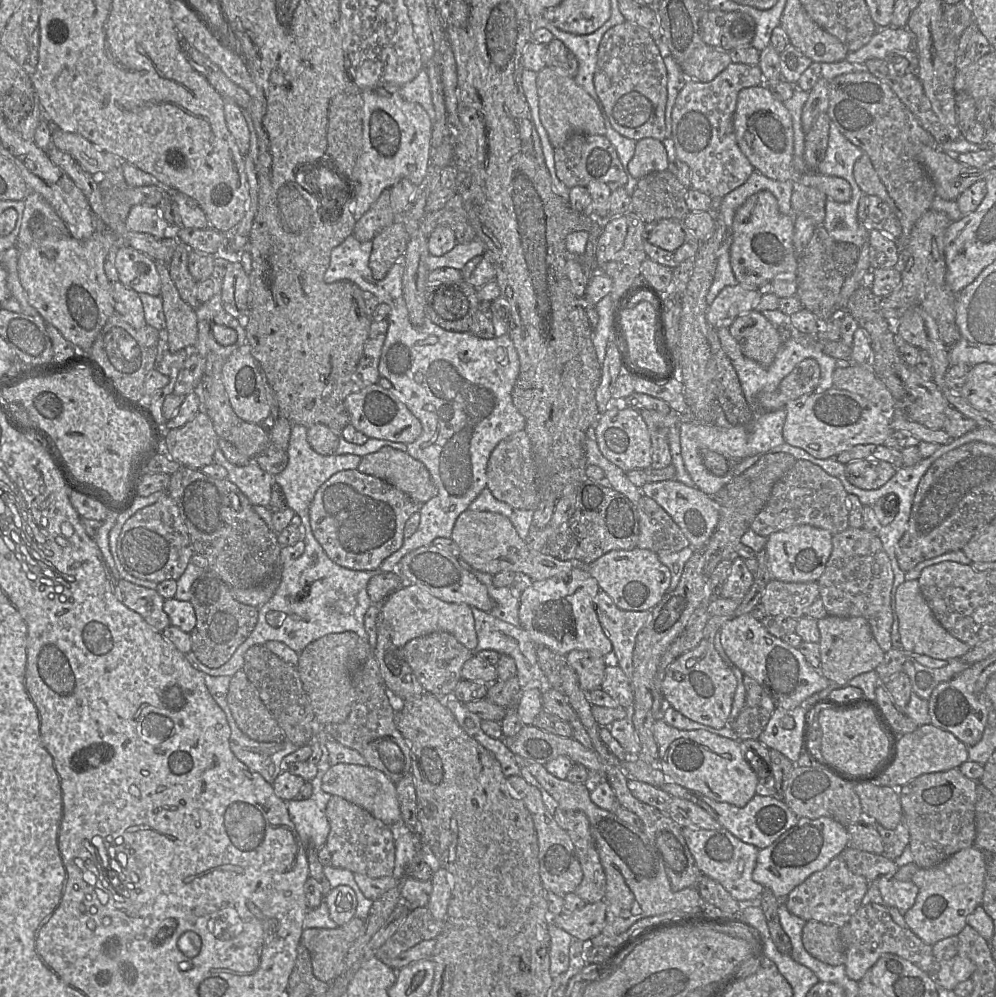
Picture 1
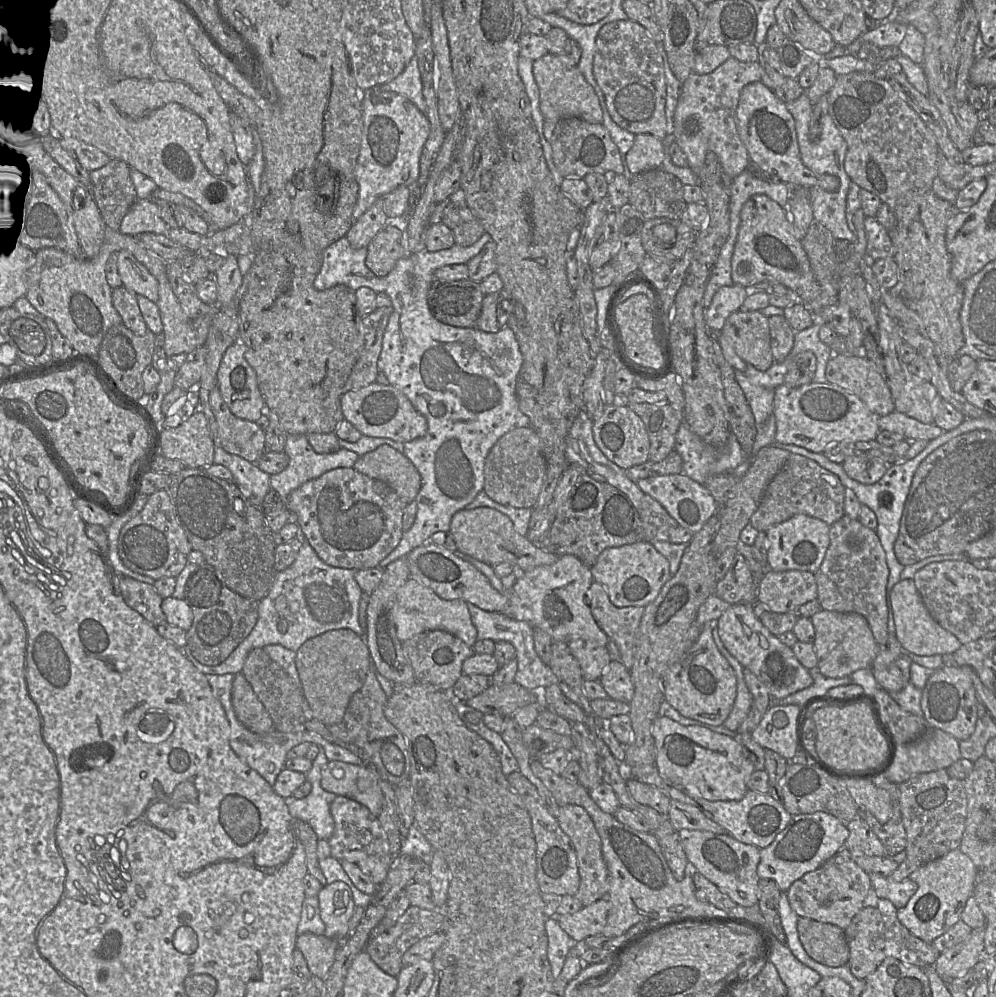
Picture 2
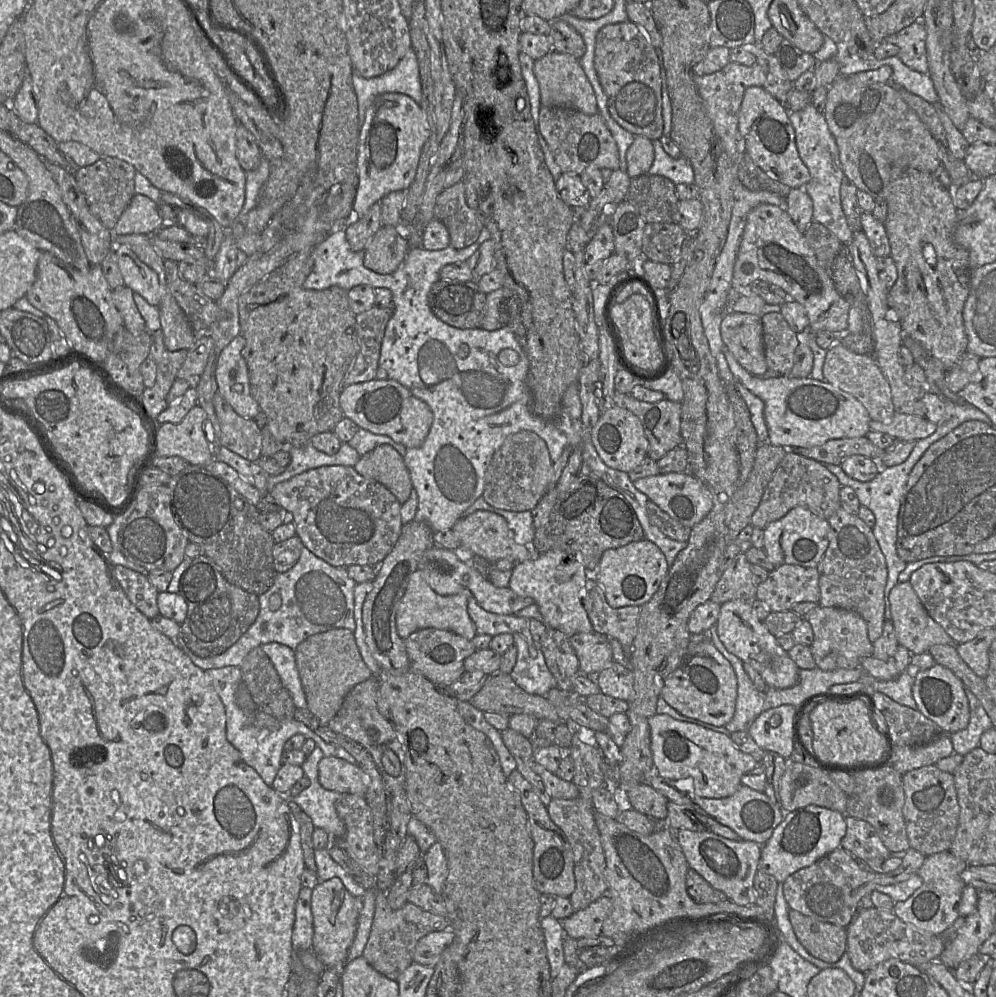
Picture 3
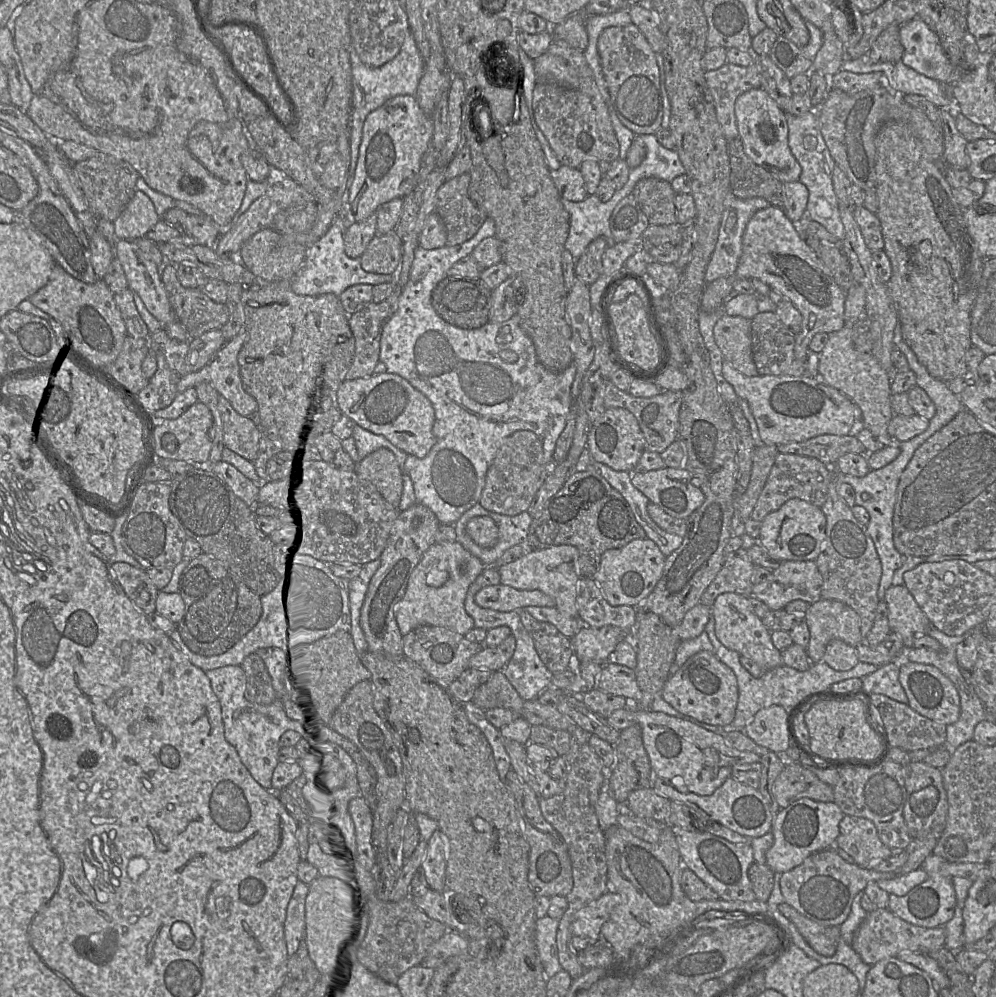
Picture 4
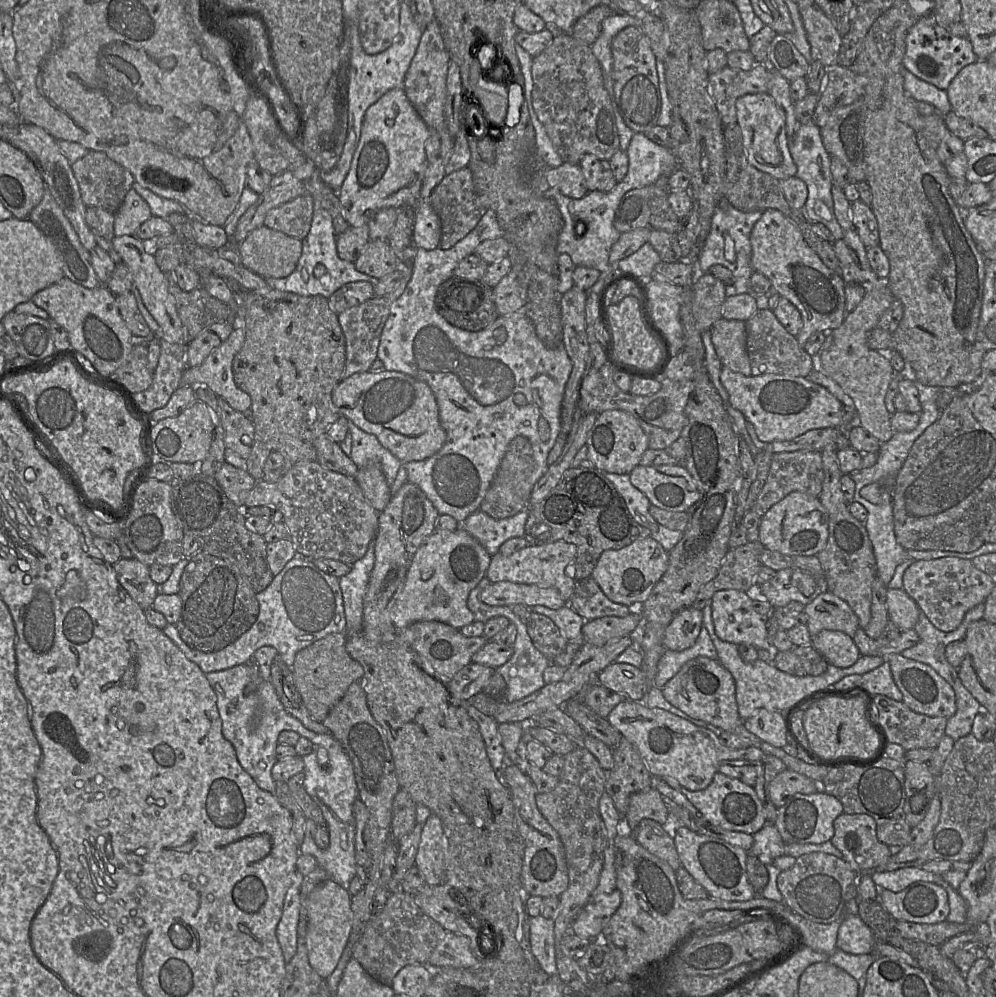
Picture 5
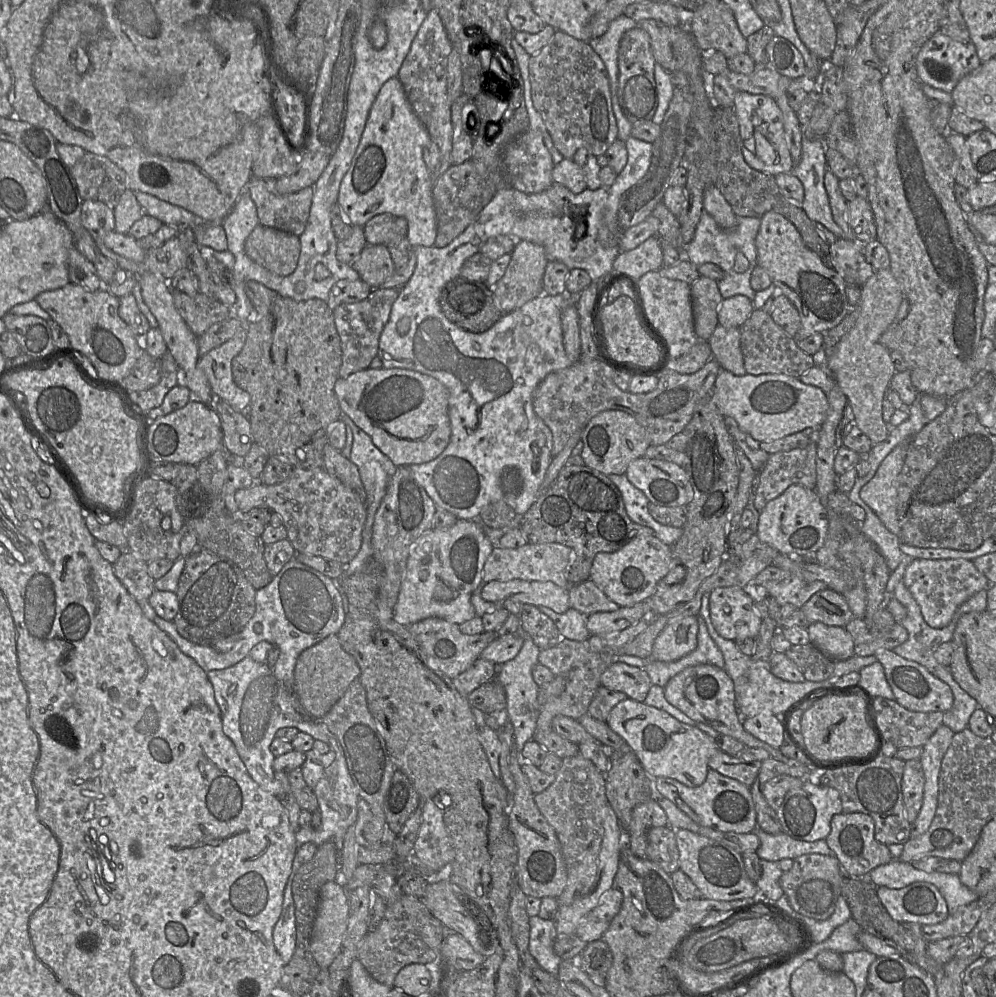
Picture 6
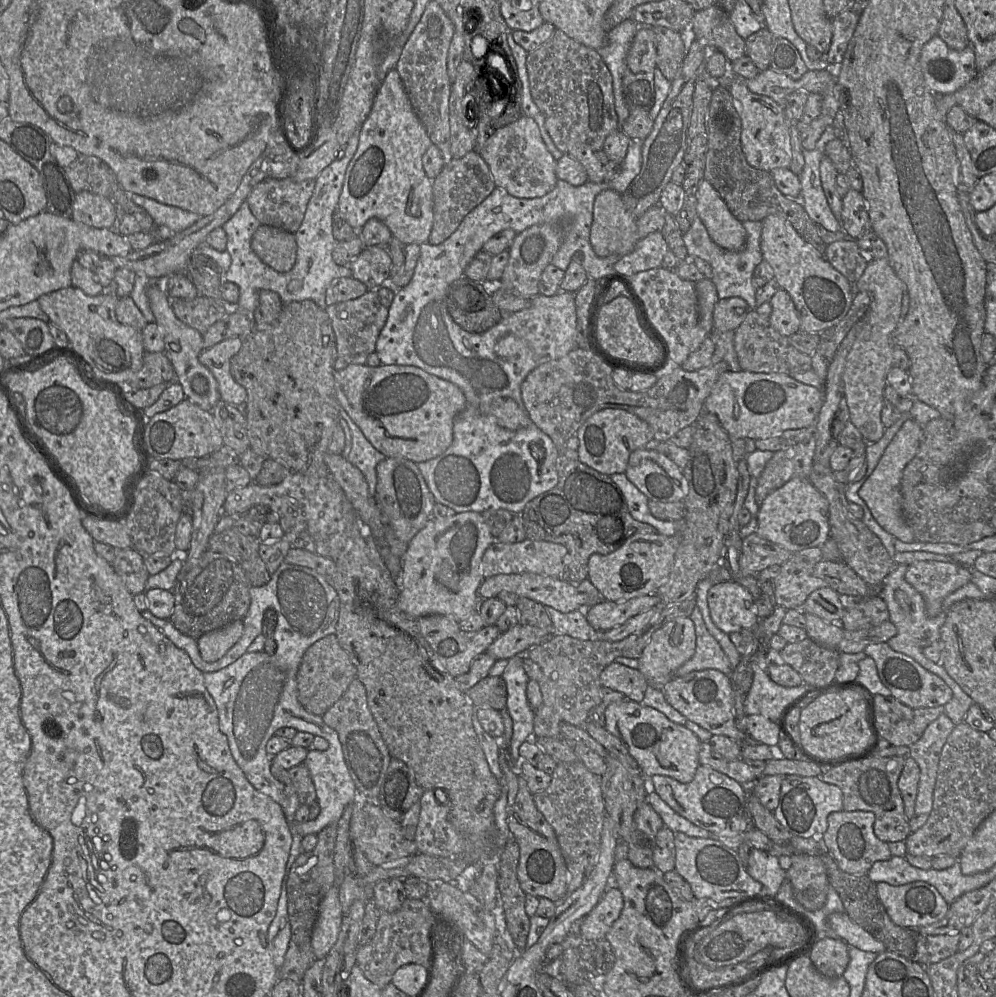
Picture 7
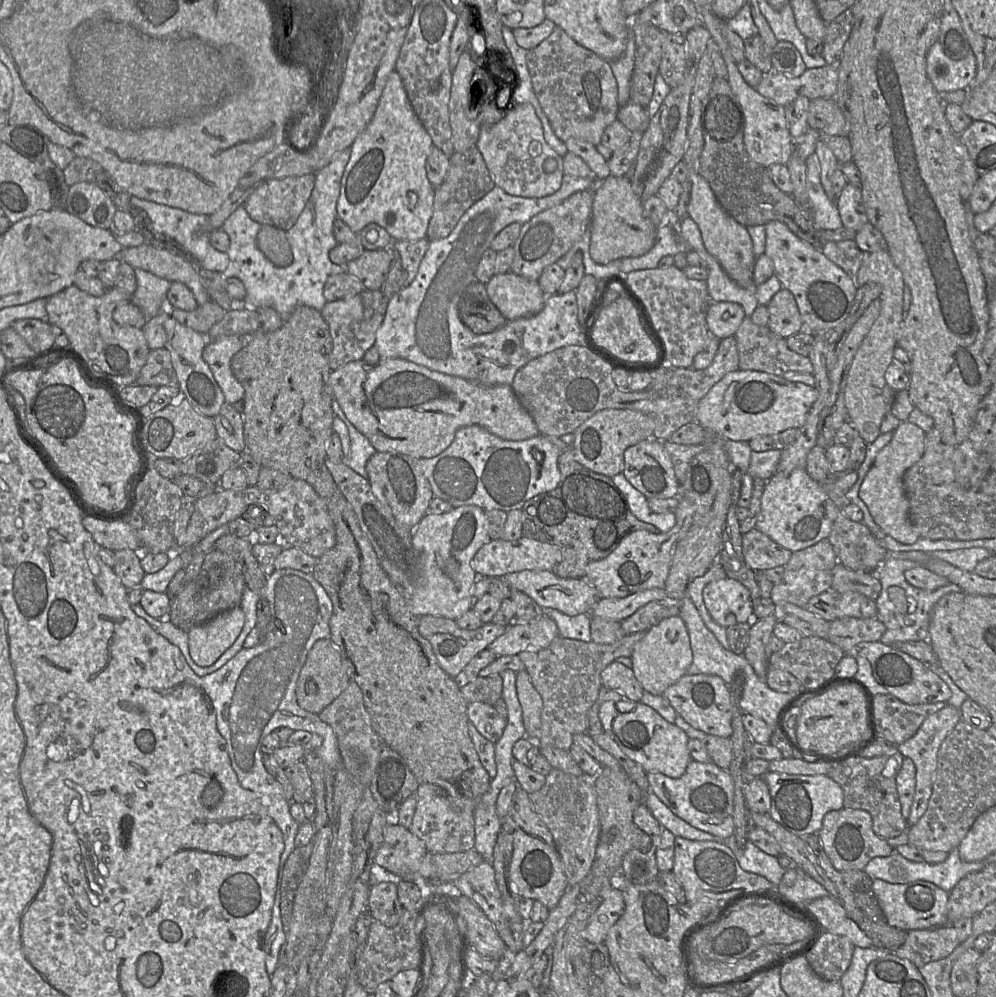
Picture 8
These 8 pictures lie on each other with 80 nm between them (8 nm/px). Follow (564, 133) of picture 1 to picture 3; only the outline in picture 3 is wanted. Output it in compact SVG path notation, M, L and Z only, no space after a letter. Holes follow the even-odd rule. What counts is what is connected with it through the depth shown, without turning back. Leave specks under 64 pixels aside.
M551 50L545 56L535 60L533 72L540 88L541 105L568 108L586 115L598 113L594 90L579 59L570 54Z

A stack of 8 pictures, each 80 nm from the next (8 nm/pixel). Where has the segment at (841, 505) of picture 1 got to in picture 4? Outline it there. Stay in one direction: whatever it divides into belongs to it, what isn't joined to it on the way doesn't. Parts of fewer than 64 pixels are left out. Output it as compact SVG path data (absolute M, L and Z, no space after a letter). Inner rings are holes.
M778 453L763 490L751 513L751 518L761 522L769 513L779 509L792 498L799 498L817 507L822 507L827 499L831 481L831 466L824 464L820 460L797 454Z

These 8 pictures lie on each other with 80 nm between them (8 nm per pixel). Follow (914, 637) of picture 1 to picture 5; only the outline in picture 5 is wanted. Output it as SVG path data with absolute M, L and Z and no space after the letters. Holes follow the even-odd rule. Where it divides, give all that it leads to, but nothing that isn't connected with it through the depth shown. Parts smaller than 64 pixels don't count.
M888 588L886 599L889 620L901 631L914 629L920 609L904 589Z

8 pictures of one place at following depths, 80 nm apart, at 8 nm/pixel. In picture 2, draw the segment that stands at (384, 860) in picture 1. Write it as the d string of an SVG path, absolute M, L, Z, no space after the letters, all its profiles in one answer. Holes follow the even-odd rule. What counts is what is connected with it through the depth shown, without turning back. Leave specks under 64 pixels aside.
M336 796L330 805L335 828L328 839L331 856L337 860L355 863L360 870L379 886L382 884L392 867L392 854L387 835L367 807L346 796Z

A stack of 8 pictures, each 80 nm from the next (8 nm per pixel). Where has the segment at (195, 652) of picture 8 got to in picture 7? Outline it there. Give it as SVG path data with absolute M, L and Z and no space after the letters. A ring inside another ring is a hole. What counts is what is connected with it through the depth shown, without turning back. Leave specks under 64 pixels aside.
M236 620L223 628L202 635L197 640L201 658L209 663L221 659L241 638L243 628L243 620Z

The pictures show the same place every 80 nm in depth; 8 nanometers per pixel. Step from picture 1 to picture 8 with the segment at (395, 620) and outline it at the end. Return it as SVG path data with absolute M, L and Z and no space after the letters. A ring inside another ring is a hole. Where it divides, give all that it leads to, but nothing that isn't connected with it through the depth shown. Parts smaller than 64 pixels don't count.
M478 506L454 507L444 514L428 512L412 534L418 560L416 584L407 592L409 611L416 617L432 615L455 621L472 609L472 586L479 576L471 567L471 560L489 541L486 512Z

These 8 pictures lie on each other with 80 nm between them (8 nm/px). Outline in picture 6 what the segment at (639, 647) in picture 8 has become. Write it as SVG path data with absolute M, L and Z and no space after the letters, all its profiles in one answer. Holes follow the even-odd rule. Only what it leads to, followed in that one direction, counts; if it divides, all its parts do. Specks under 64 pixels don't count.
M686 616L672 620L658 635L653 644L650 659L672 662L688 655L697 647L697 616Z

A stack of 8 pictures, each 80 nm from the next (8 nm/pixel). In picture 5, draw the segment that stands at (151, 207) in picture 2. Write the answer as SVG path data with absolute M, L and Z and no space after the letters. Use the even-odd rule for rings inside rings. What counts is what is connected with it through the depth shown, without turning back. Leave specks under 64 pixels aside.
M132 188L114 213L115 236L135 235L139 226L152 216L148 203Z

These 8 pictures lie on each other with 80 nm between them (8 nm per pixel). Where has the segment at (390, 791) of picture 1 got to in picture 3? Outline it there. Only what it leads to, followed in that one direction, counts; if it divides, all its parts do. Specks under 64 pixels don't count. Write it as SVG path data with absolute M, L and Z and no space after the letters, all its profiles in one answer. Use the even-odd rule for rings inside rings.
M324 756L318 765L321 786L343 794L365 796L369 776L357 765L334 756Z

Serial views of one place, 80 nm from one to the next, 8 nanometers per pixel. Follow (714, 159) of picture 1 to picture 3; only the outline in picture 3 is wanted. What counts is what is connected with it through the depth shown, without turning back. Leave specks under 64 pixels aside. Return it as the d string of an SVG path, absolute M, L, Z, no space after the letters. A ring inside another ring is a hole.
M730 61L717 72L703 76L695 75L695 84L723 148L729 158L737 164L746 152L745 140L738 129L740 105L747 88L763 85L762 69L756 63L751 66L744 66Z

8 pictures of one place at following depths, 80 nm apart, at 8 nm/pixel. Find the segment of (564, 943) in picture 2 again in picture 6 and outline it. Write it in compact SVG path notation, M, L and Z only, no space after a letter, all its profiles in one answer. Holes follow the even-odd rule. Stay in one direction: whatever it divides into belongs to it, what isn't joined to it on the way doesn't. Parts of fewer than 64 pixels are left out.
M533 916L529 918L529 926L529 952L543 970L557 977L562 959L553 950L558 937L554 920Z

